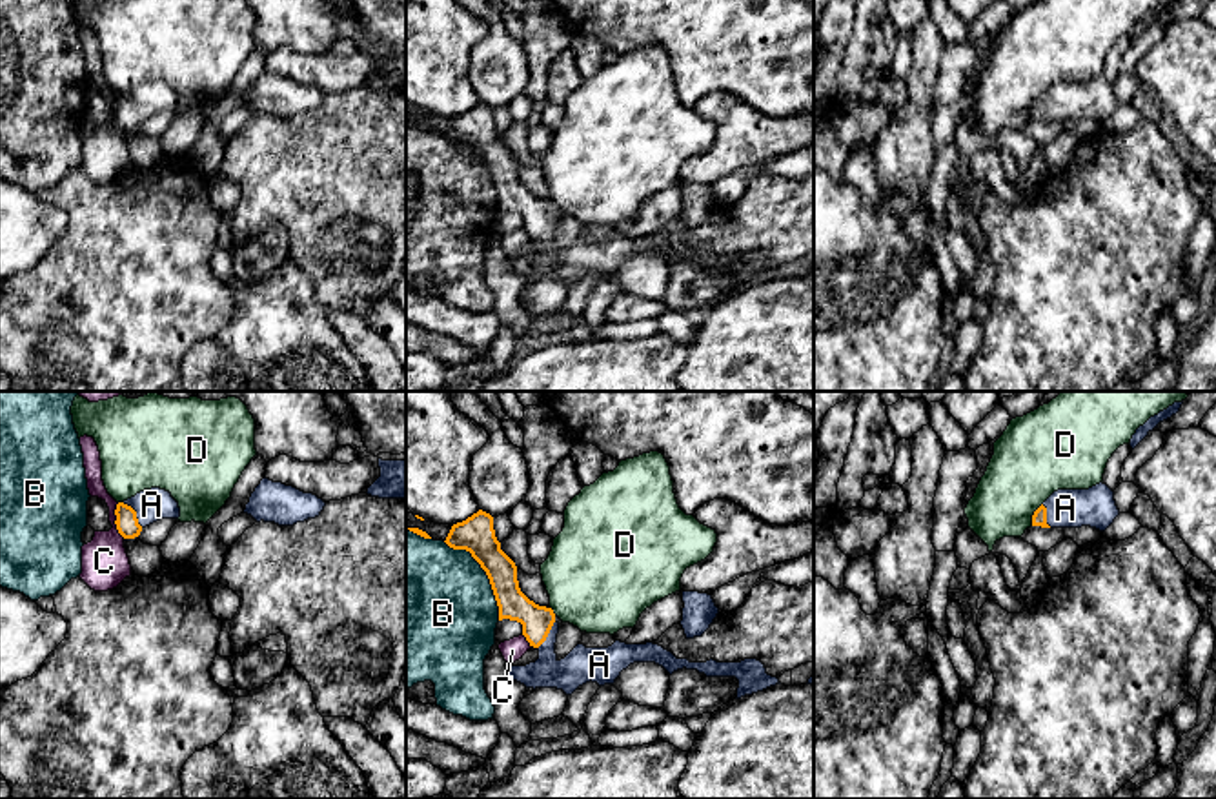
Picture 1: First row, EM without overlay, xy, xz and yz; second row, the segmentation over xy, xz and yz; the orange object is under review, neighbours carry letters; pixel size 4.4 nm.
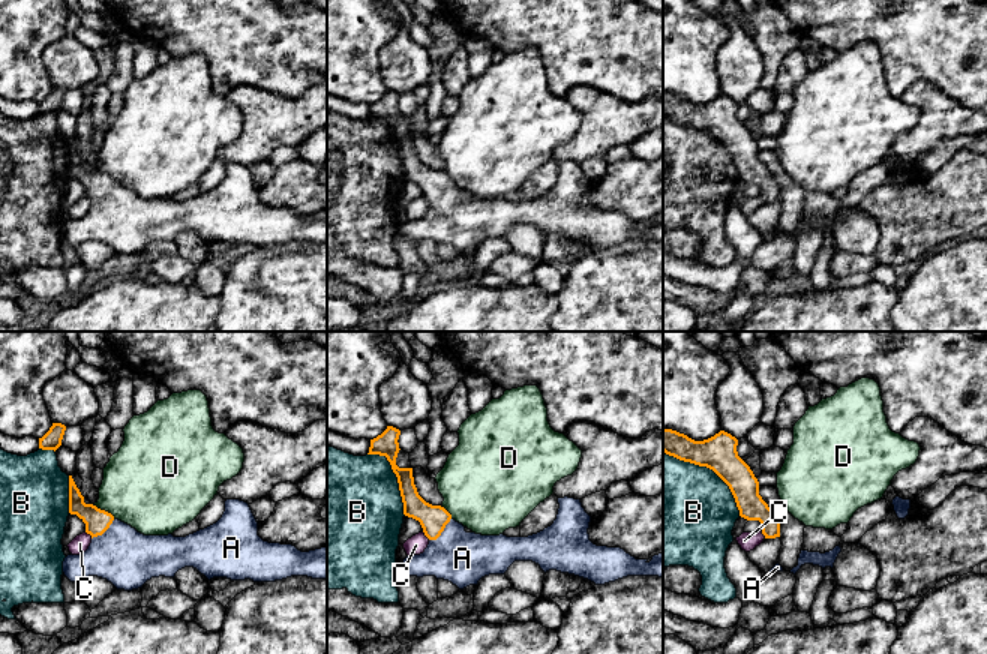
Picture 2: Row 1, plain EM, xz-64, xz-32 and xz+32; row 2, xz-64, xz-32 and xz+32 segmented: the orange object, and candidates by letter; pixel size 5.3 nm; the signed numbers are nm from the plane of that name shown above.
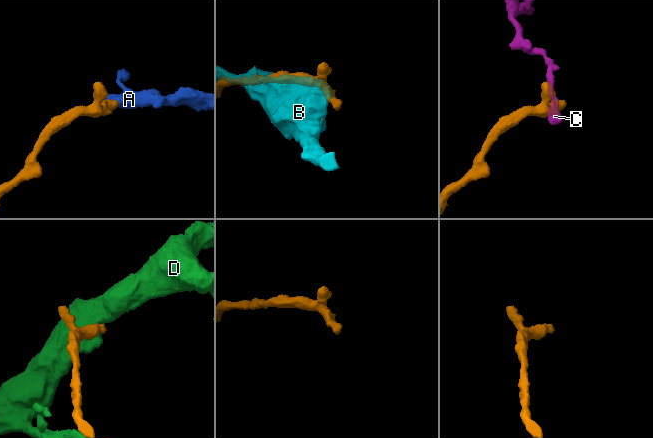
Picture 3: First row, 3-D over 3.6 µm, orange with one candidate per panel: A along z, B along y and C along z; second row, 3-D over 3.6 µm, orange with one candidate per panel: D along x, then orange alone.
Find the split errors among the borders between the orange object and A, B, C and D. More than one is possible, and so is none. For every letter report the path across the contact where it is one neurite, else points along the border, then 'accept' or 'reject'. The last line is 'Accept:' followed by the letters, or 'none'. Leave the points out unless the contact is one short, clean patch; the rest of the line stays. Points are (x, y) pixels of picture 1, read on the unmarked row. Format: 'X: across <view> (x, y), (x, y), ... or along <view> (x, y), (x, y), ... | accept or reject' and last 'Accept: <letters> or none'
A: across xy (128, 119), (135, 106), (152, 97) | accept
B: reject
C: along xy (117, 95), (115, 121), (124, 130) | reject
D: reject
Accept: A

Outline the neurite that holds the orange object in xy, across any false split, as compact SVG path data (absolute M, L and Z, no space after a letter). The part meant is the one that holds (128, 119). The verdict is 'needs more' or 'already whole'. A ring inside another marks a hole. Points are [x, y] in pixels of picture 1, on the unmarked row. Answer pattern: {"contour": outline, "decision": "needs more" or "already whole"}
{"contour": "M151 80L137 86L124 95L118 95L115 107L118 126L124 131L135 131L146 118L160 111L178 111L180 100L169 84Z", "decision": "needs more"}

